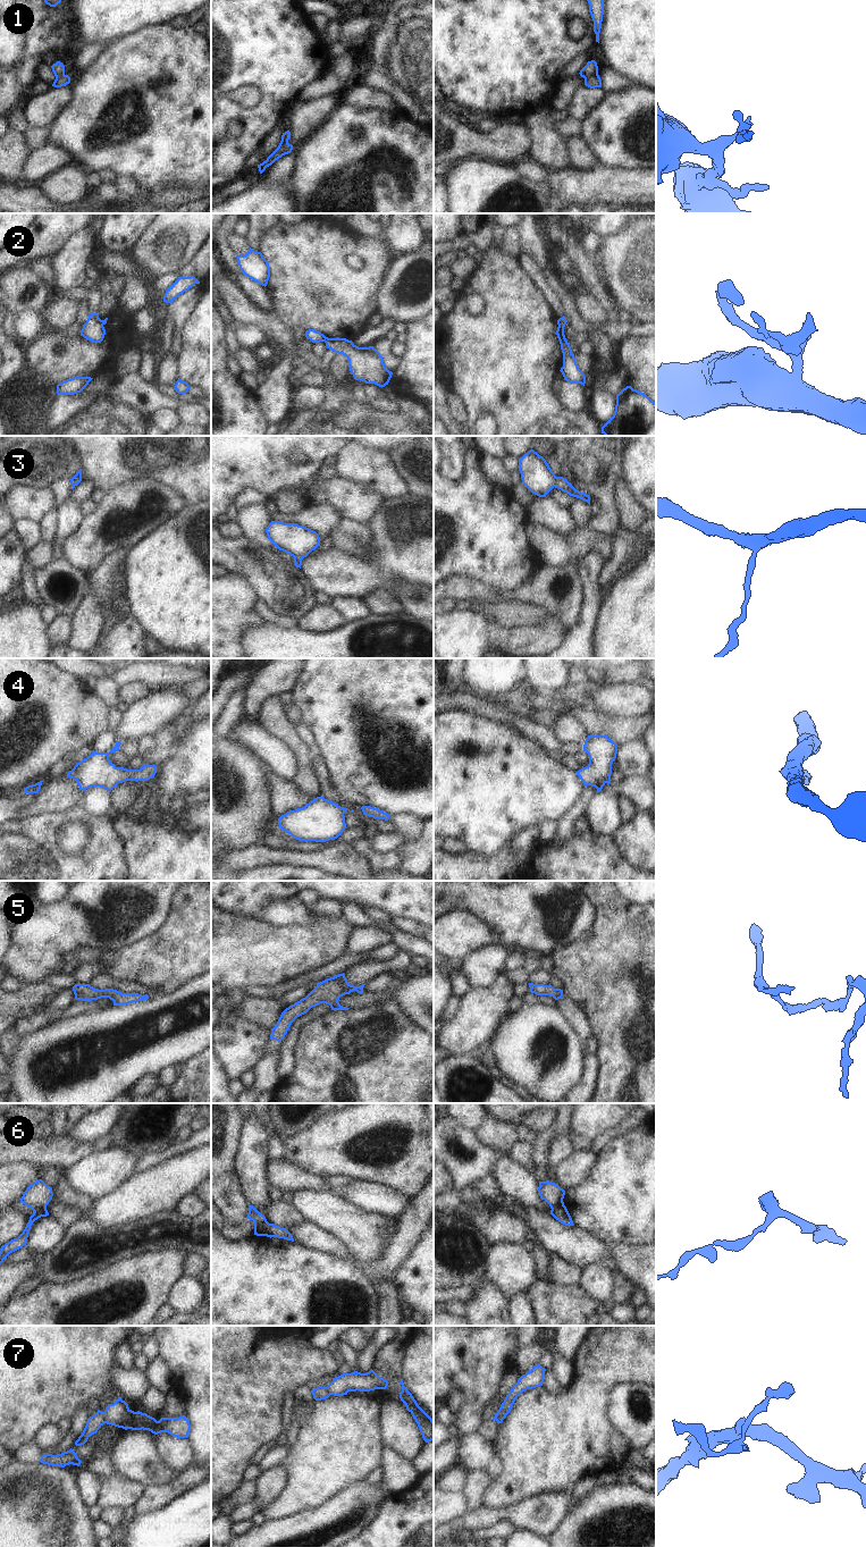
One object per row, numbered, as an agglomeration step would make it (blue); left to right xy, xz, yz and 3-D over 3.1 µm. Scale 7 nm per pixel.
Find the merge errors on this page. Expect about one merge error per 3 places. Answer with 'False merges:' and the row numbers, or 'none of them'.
False merges: 1, 2, 6, 7

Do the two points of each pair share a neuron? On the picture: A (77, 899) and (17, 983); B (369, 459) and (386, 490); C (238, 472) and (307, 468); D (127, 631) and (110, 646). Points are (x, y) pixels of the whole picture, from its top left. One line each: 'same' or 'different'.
A: different
B: same
C: same
D: same

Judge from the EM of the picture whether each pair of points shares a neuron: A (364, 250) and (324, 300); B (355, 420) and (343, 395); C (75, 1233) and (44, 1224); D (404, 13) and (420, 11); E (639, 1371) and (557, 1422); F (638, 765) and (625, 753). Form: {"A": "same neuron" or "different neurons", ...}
{"A": "same neuron", "B": "same neuron", "C": "different neurons", "D": "same neuron", "E": "same neuron", "F": "same neuron"}

